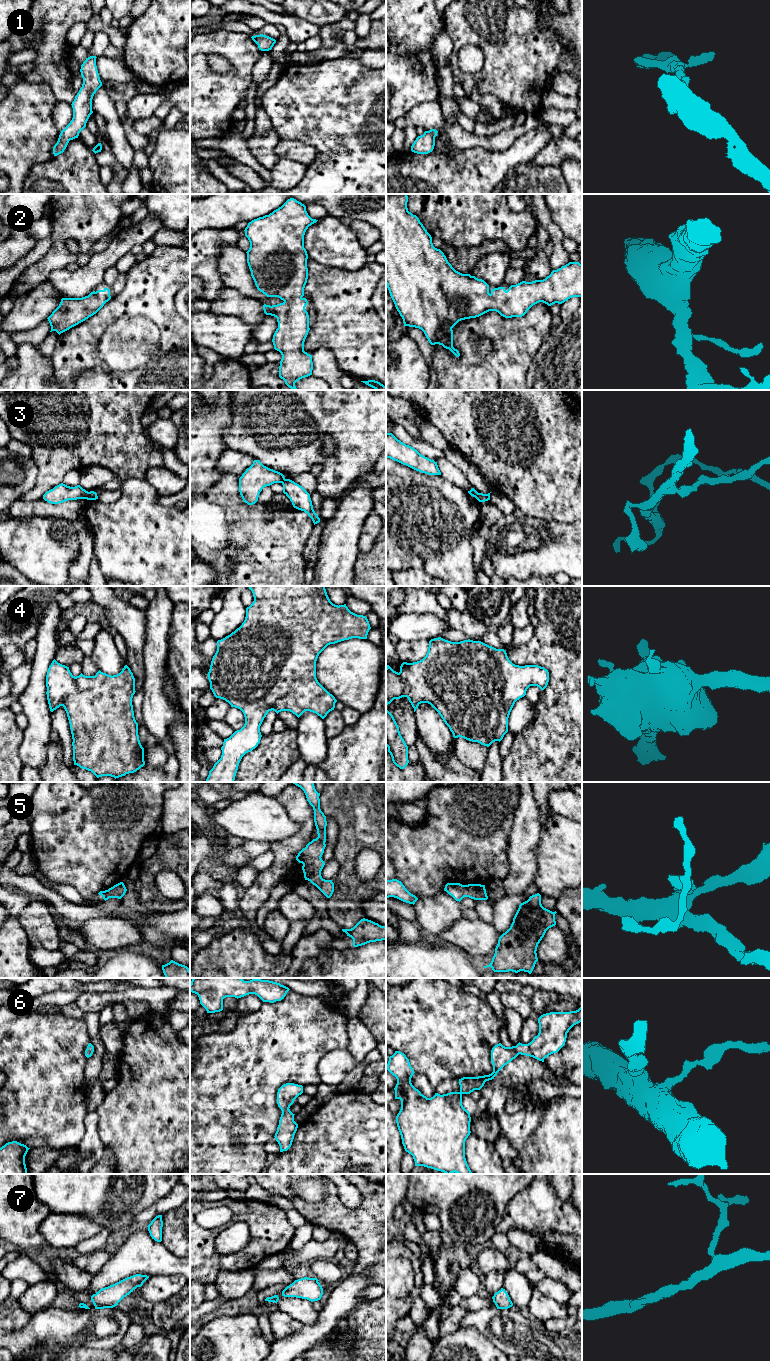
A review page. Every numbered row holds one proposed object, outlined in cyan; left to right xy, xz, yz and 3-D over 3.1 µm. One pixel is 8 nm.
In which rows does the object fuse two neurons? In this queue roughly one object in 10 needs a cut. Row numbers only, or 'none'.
3

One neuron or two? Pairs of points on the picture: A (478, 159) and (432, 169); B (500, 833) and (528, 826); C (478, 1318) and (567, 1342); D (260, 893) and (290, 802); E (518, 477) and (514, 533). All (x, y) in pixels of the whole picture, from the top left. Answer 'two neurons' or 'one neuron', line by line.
A: one neuron
B: two neurons
C: one neuron
D: one neuron
E: two neurons

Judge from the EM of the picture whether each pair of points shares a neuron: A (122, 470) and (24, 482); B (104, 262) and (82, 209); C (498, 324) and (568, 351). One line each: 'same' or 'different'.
A: different
B: different
C: different

